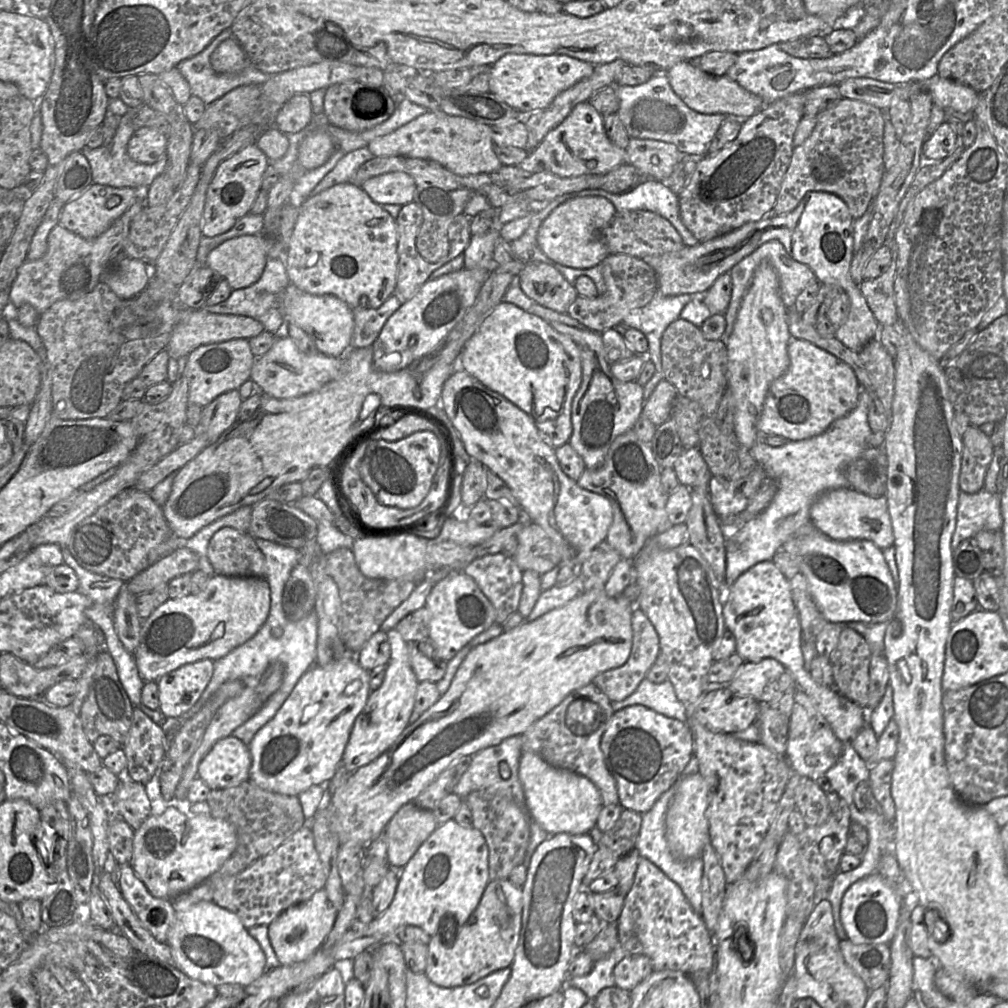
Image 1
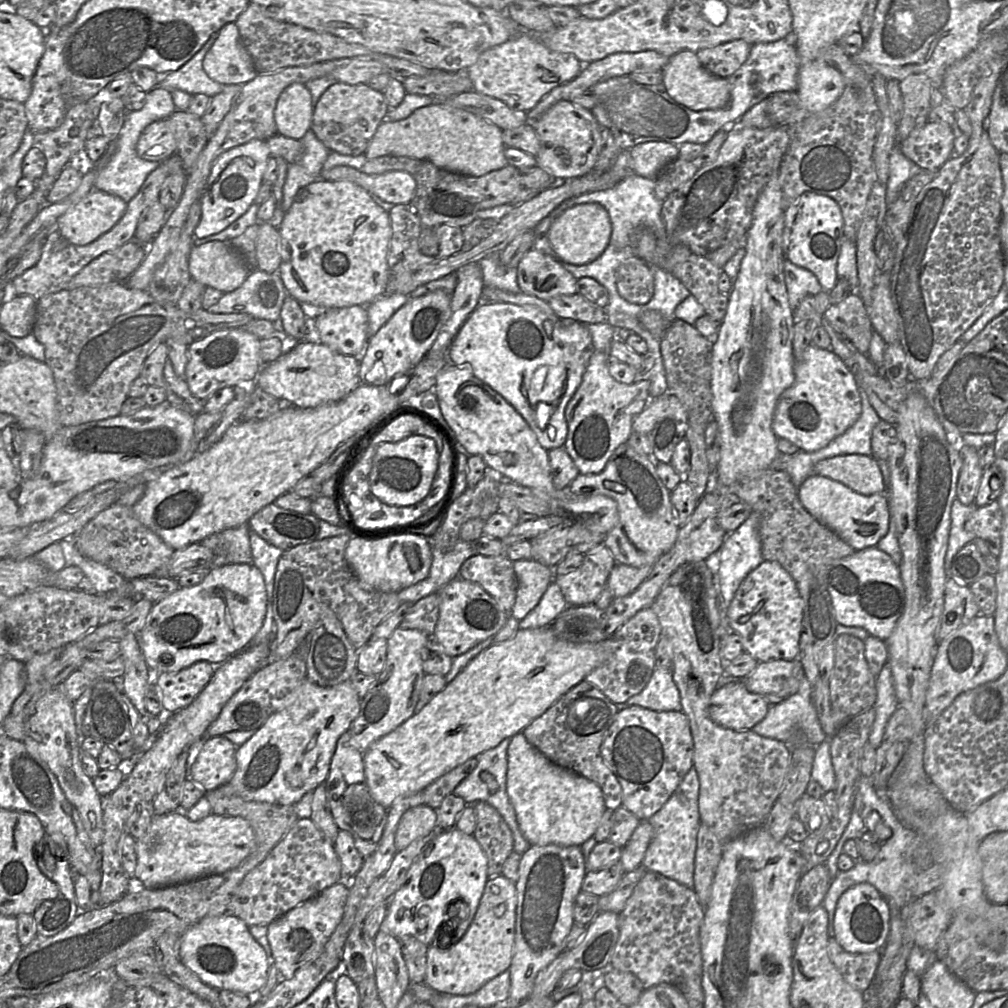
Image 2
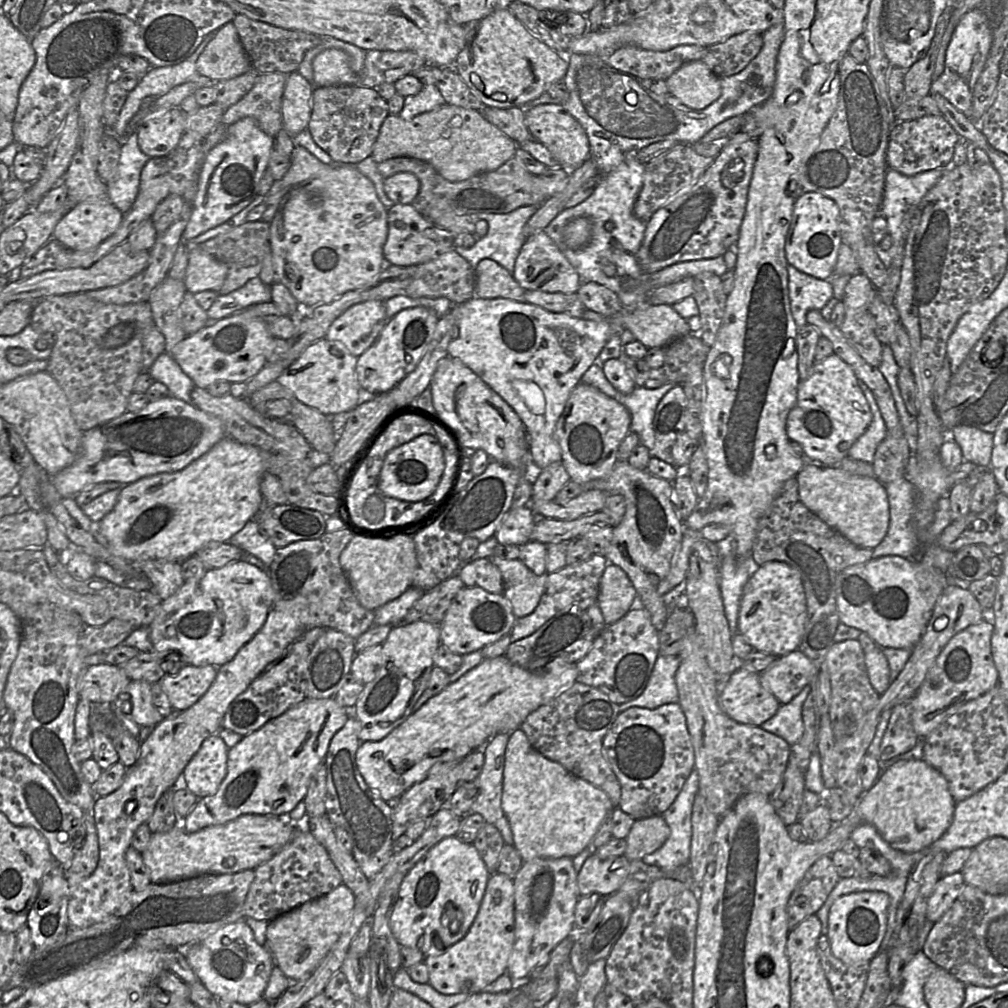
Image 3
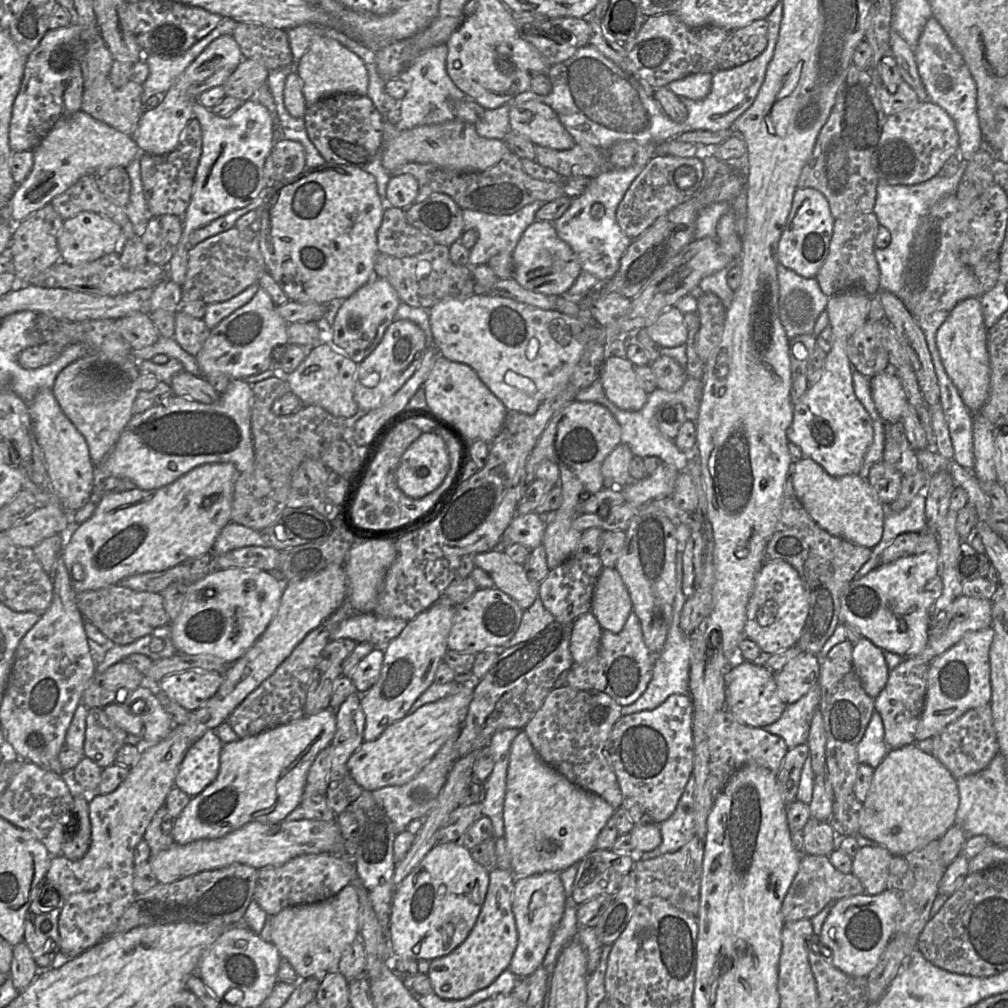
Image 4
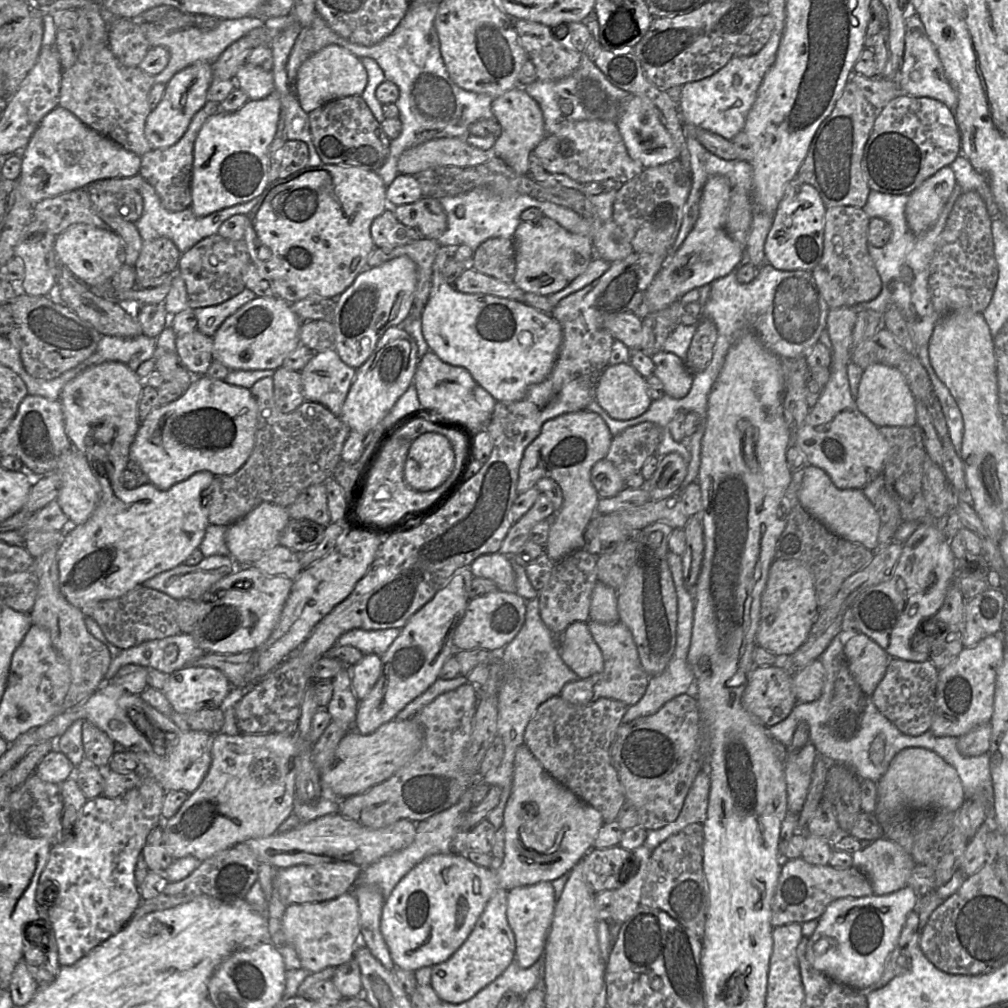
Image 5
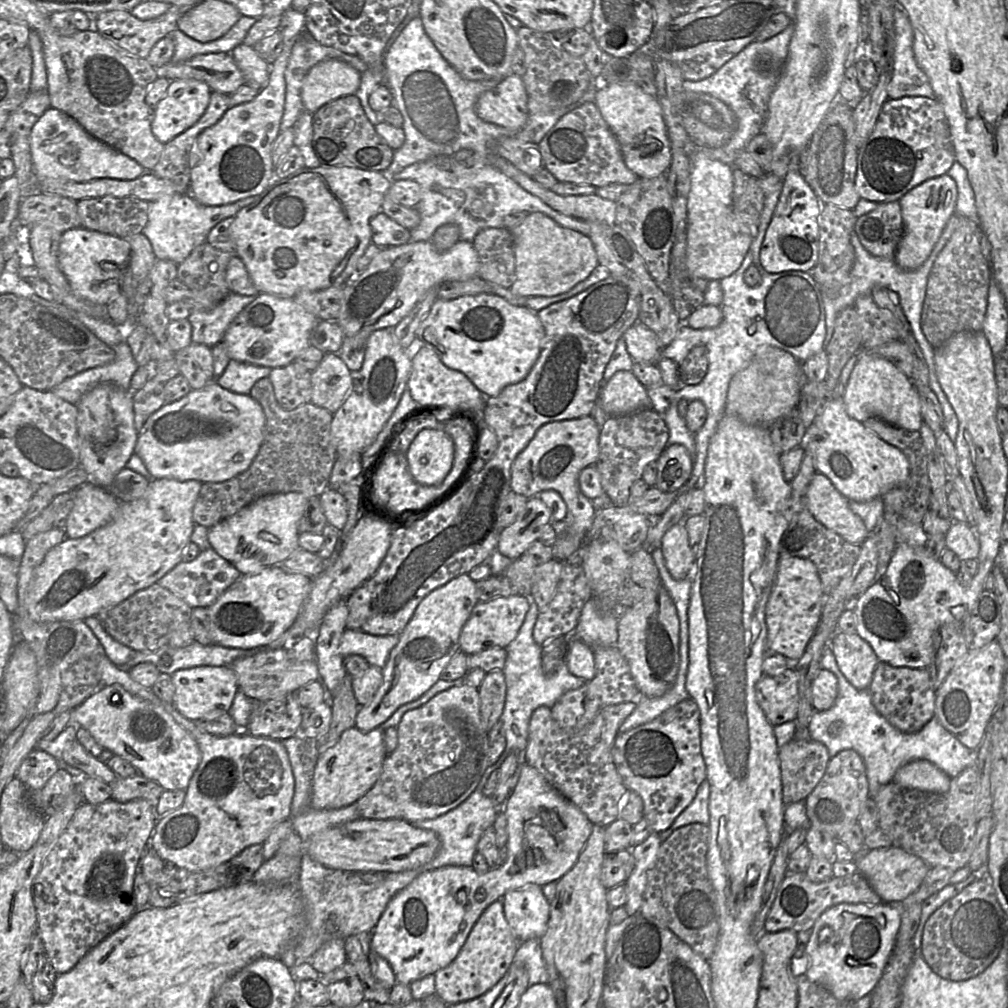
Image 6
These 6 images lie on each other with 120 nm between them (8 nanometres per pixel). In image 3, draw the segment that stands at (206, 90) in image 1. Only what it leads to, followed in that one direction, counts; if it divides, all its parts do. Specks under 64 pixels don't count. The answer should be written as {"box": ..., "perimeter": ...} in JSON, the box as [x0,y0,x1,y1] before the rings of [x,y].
{"box":[110,32,215,140],"perimeter":[[[215,32],[207,34],[196,50],[178,64],[151,67],[140,78],[138,85],[128,93],[117,122],[110,132],[124,140],[127,137],[131,120],[140,111],[141,102],[147,96],[163,96],[172,88],[190,81],[198,82],[203,87],[213,85],[214,82],[211,79],[199,75],[196,62],[214,36]]]}

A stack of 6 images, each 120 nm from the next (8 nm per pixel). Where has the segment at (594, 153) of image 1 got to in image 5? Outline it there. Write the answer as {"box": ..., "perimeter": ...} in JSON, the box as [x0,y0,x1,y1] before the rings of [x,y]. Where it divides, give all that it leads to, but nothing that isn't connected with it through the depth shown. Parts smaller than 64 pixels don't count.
{"box":[491,85,547,174],"perimeter":[[[516,85],[502,95],[495,97],[491,108],[502,129],[492,151],[516,173],[529,174],[529,155],[547,136],[539,104],[525,92],[522,86]]]}

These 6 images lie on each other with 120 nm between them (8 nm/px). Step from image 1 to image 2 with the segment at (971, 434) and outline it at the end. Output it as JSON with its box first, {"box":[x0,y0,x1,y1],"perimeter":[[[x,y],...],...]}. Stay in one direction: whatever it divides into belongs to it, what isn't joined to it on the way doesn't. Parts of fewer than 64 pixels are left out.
{"box":[956,444,984,505],"perimeter":[[[964,444],[960,453],[963,465],[959,473],[956,498],[963,504],[970,505],[975,500],[984,468],[980,464],[976,448]]]}

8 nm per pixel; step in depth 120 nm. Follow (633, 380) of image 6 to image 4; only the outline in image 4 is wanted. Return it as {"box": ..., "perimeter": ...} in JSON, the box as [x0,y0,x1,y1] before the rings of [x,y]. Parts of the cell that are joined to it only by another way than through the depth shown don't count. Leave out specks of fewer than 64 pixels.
{"box":[600,357,648,411],"perimeter":[[[609,357],[600,371],[605,395],[621,410],[638,411],[647,402],[648,394],[640,386],[634,368],[626,358]]]}

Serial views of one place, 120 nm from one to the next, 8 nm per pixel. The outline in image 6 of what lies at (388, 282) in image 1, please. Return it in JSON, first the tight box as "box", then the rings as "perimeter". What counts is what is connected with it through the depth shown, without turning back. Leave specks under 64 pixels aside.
{"box":[231,166,393,298],"perimeter":[[[347,166],[303,167],[284,178],[276,178],[256,201],[234,216],[231,236],[234,255],[244,263],[259,293],[295,298],[302,291],[324,290],[344,284],[356,272],[356,264],[372,243],[370,221],[382,211],[393,180],[385,173]]]}

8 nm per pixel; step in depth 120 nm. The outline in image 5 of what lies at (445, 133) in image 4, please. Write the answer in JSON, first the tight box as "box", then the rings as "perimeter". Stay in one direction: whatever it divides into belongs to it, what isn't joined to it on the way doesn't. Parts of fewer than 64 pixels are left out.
{"box":[398,138,496,175],"perimeter":[[[439,138],[427,141],[418,146],[405,150],[398,160],[399,174],[415,175],[430,167],[438,166],[456,166],[470,167],[483,164],[496,157],[492,148],[489,150],[481,150],[467,144],[465,138]]]}

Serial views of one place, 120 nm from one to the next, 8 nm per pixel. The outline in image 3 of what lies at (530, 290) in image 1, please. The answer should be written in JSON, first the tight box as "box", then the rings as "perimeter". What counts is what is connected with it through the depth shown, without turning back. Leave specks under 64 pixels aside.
{"box":[512,230,582,293],"perimeter":[[[544,230],[526,239],[516,258],[512,275],[524,290],[577,293],[582,284],[578,272]]]}

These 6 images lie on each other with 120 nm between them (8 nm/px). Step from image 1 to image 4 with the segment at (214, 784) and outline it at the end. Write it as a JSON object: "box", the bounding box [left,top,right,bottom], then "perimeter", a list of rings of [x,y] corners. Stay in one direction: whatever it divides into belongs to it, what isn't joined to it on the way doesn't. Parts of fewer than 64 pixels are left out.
{"box":[175,730,223,797],"perimeter":[[[215,730],[206,731],[186,752],[175,778],[175,787],[190,797],[201,793],[217,778],[223,745]]]}

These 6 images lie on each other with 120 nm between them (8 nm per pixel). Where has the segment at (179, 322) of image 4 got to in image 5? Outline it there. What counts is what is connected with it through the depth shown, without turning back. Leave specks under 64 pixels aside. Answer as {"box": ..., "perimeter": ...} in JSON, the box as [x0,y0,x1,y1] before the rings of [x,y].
{"box":[175,329,213,375],"perimeter":[[[195,329],[176,336],[175,344],[177,354],[188,371],[206,375],[213,361],[213,339]]]}

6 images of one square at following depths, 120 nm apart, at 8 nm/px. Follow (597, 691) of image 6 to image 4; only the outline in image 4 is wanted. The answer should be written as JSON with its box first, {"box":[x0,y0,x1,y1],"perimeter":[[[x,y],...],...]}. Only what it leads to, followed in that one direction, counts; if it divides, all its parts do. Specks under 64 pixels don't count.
{"box":[566,611,655,706],"perimeter":[[[632,611],[619,633],[602,629],[598,653],[587,662],[574,663],[569,669],[566,685],[578,690],[604,692],[620,706],[627,706],[646,690],[653,676],[655,657],[646,647],[640,621]]]}

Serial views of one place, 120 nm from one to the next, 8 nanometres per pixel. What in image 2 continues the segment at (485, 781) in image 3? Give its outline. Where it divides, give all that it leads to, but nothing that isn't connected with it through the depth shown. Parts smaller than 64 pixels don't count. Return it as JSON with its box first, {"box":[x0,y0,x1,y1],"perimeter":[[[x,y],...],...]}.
{"box":[453,738,531,855],"perimeter":[[[505,738],[497,746],[486,750],[476,756],[478,764],[476,768],[453,790],[453,794],[461,797],[467,805],[474,804],[478,801],[484,801],[495,807],[502,815],[505,822],[509,826],[514,839],[514,850],[523,855],[523,853],[531,846],[528,841],[523,837],[517,820],[514,807],[510,802],[506,791],[507,781],[507,750],[511,738]]]}

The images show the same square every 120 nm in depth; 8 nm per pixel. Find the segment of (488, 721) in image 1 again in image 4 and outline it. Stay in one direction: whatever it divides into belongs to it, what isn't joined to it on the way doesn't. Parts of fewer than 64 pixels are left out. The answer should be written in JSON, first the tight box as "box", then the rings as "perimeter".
{"box":[347,681,478,791],"perimeter":[[[478,681],[459,684],[456,692],[427,703],[389,725],[376,740],[364,741],[347,762],[352,778],[369,791],[386,786],[401,786],[409,782],[453,734],[460,733]]]}

